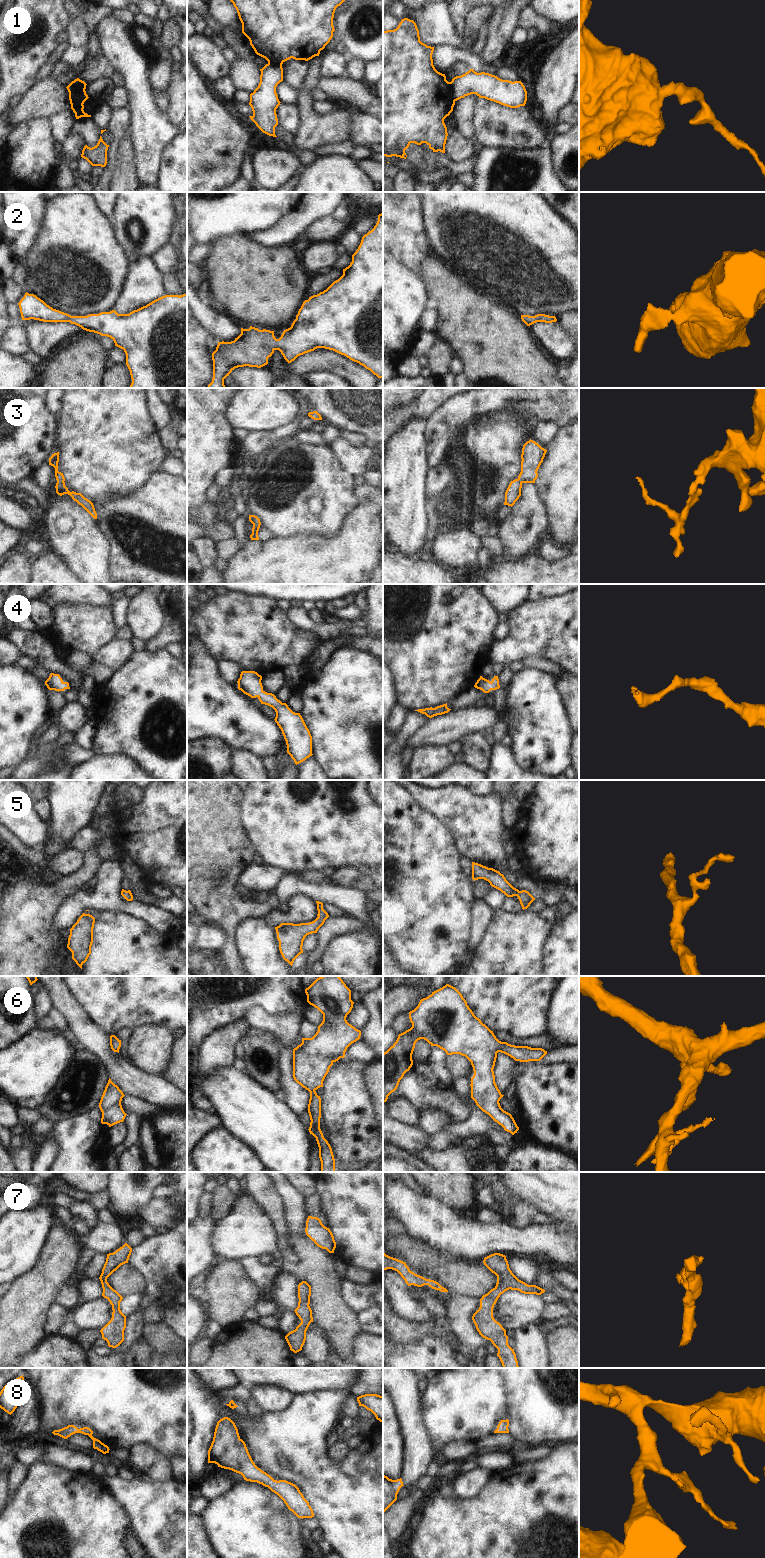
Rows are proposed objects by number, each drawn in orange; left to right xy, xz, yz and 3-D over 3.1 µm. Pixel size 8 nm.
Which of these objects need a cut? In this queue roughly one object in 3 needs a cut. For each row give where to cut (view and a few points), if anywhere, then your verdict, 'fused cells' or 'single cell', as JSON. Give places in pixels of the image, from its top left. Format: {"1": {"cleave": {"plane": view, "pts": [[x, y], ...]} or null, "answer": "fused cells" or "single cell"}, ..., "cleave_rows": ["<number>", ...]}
{"1": {"cleave": {"plane": "yz", "pts": [[450, 82], [452, 97], [455, 100]]}, "answer": "fused cells"}, "2": {"cleave": null, "answer": "single cell"}, "3": {"cleave": null, "answer": "single cell"}, "4": {"cleave": null, "answer": "single cell"}, "5": {"cleave": null, "answer": "single cell"}, "6": {"cleave": null, "answer": "single cell"}, "7": {"cleave": null, "answer": "single cell"}, "8": {"cleave": null, "answer": "single cell"}, "cleave_rows": ["1"]}

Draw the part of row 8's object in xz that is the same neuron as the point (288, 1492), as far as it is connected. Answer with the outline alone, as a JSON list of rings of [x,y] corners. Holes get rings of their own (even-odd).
[[[228,1417],[217,1422],[213,1441],[208,1450],[208,1463],[215,1463],[218,1467],[241,1474],[246,1481],[268,1487],[298,1518],[314,1517],[309,1502],[295,1484],[286,1480],[274,1480],[255,1465],[235,1423]]]

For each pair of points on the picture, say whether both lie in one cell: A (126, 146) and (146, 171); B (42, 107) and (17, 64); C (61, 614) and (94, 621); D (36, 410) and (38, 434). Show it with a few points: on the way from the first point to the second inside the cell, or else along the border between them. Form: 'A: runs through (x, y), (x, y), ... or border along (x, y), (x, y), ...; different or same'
A: border along (128, 135), (134, 154), (135, 171), (138, 179); different
B: border along (36, 82), (22, 96); different
C: runs through (69, 620), (86, 621); same
D: runs through (36, 416), (36, 428); same

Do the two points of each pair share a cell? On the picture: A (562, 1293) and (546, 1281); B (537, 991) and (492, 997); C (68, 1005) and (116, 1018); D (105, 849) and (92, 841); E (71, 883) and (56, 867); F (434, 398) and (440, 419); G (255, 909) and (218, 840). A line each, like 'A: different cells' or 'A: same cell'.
A: same cell
B: same cell
C: different cells
D: same cell
E: different cells
F: different cells
G: same cell

